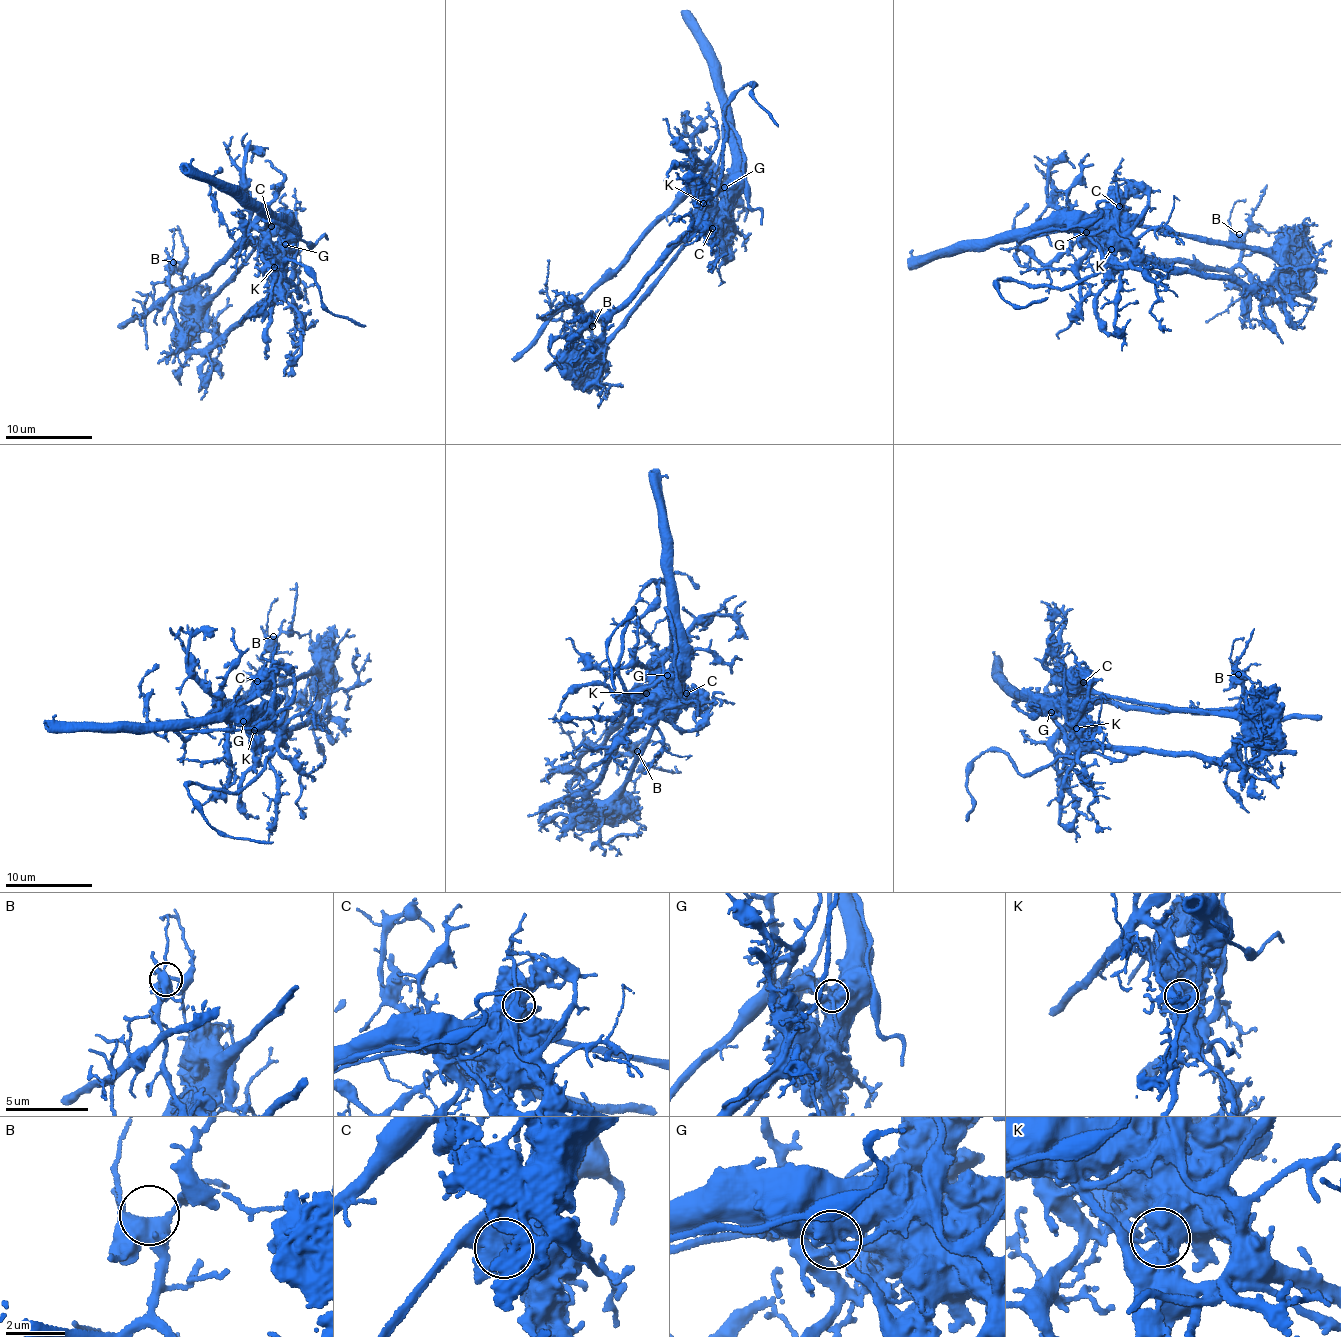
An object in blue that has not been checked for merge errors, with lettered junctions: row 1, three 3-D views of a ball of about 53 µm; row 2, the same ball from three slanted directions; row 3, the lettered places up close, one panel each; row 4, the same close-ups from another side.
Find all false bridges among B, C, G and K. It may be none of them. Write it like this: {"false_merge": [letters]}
{"false_merge": ["G", "K"]}

